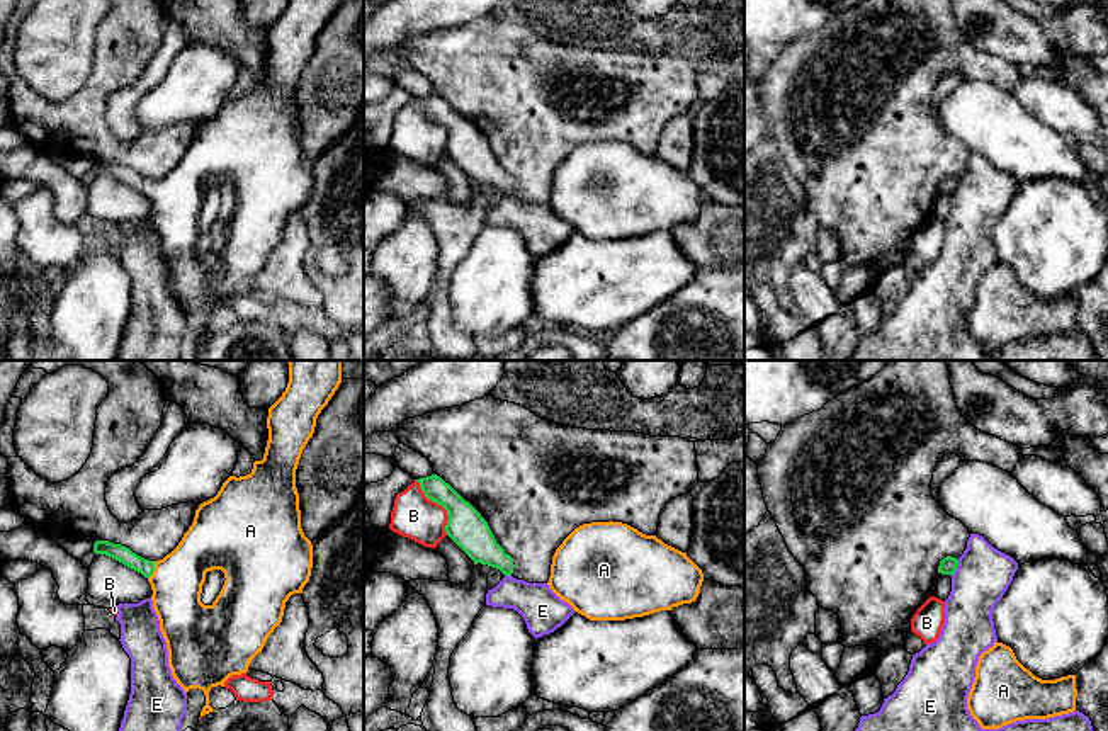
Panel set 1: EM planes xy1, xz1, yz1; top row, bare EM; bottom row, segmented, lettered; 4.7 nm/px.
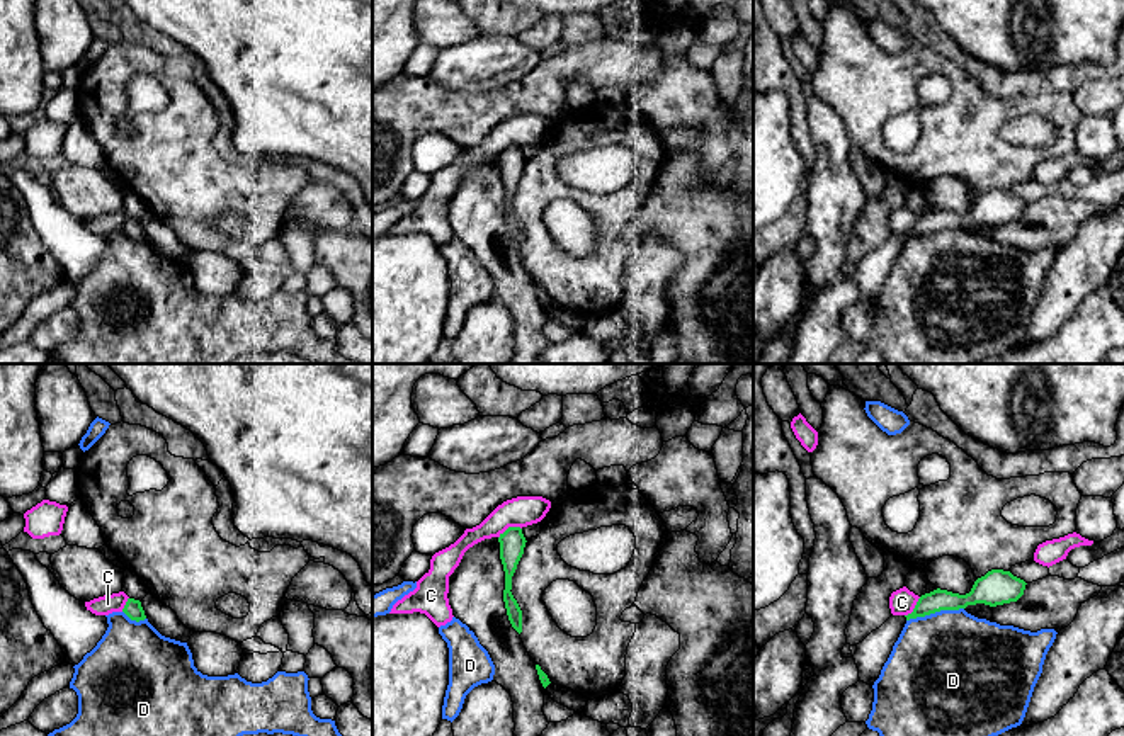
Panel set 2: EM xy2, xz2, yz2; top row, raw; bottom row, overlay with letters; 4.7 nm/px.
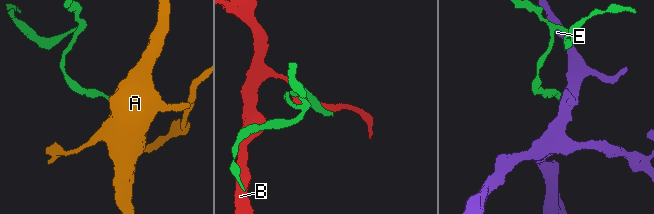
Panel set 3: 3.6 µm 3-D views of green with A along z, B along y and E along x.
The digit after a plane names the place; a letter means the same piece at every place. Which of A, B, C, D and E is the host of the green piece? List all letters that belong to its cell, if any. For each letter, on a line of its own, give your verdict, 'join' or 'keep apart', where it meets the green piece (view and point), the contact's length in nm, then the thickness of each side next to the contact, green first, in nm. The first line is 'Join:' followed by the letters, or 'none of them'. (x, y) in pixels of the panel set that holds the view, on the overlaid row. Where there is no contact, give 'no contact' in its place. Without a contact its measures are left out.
Join: A
A: join; contact xy1 (153, 570); length 90 nm; calibres 80 and 240 nm
B: keep apart; contact xz1 (440, 504); length 300 nm; calibres 180 and 220 nm
C: keep apart; contact xz2 (509, 527); length 120 nm; calibres 120 and 140 nm
D: keep apart; contact yz2 (934, 612); length 280 nm; calibres 110 and 500 nm
E: keep apart; contact yz1 (955, 568); length 90 nm; calibres 80 and 260 nm

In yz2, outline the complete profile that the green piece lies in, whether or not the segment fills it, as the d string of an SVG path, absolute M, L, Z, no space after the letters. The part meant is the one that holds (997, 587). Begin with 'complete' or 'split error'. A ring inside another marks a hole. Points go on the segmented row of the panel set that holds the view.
complete; M991 569L978 578L969 593L959 595L947 590L934 590L918 598L906 620L925 617L940 610L959 610L968 605L985 603L990 607L1017 602L1025 590L1025 581L1013 576L1010 571Z

